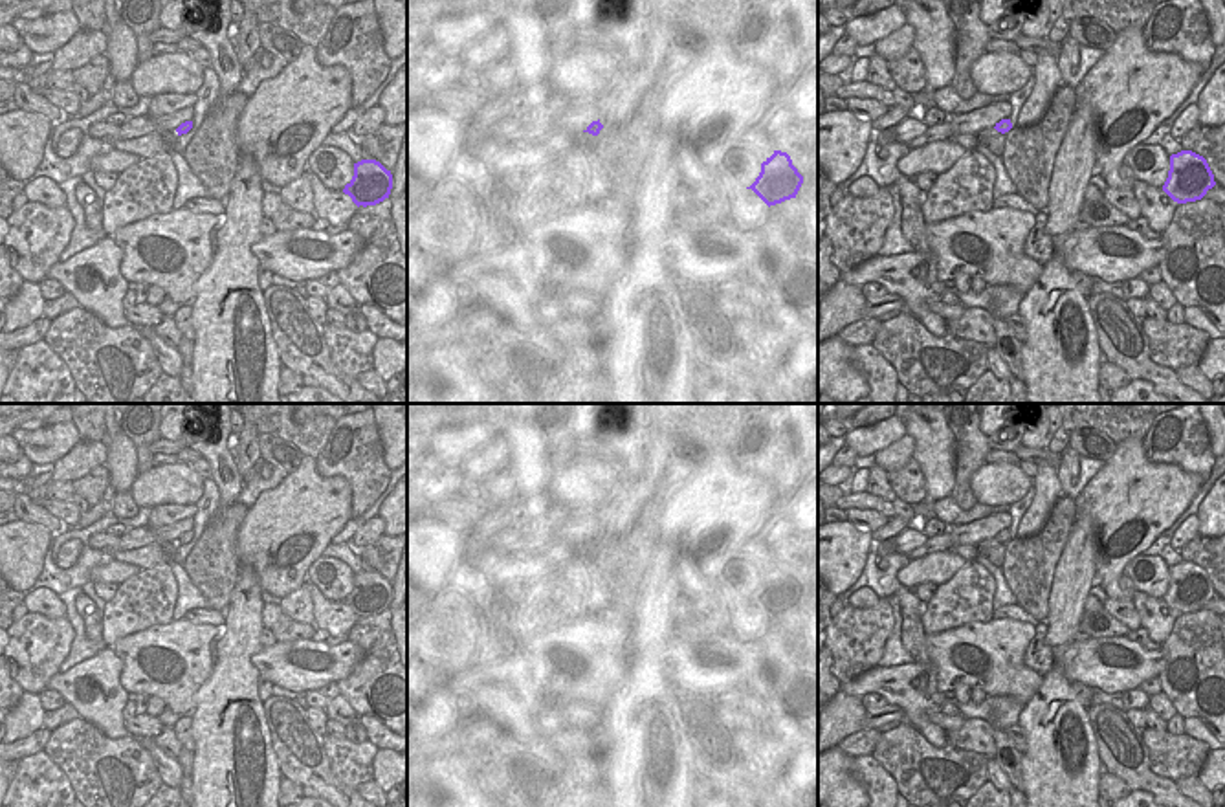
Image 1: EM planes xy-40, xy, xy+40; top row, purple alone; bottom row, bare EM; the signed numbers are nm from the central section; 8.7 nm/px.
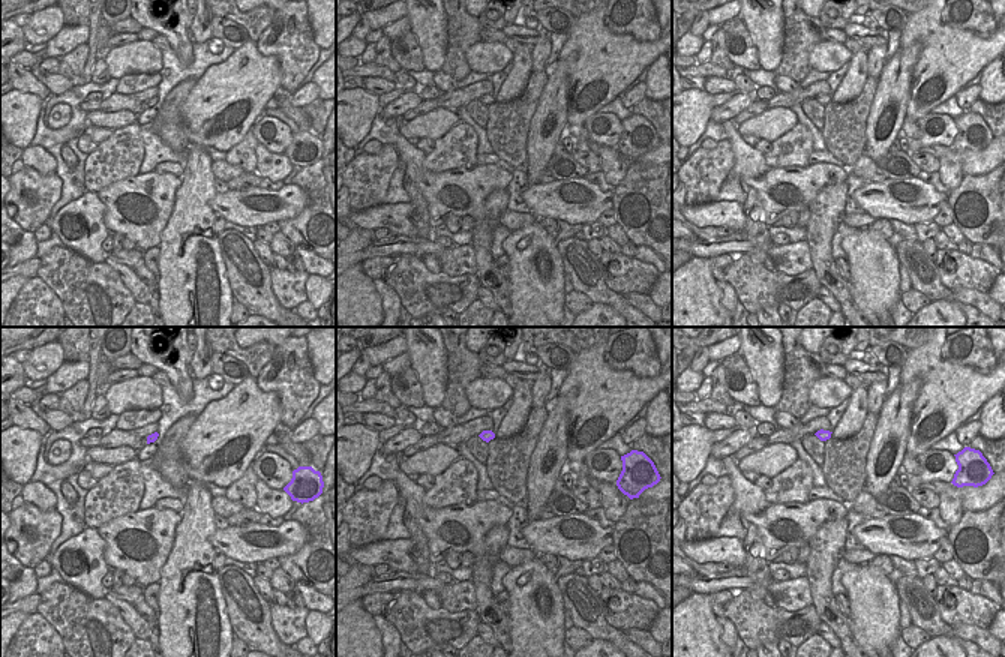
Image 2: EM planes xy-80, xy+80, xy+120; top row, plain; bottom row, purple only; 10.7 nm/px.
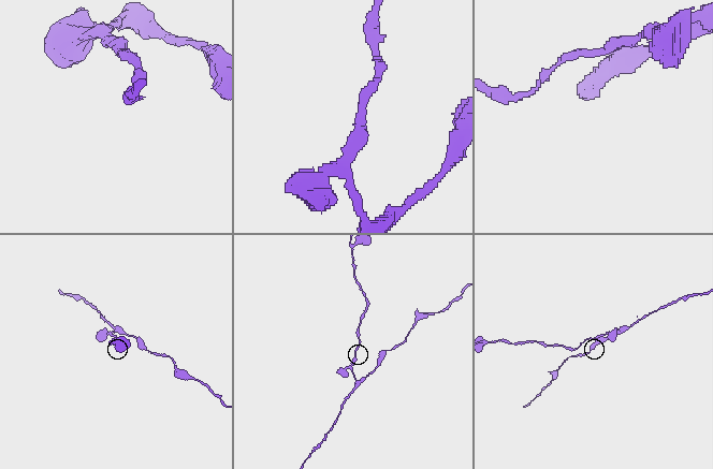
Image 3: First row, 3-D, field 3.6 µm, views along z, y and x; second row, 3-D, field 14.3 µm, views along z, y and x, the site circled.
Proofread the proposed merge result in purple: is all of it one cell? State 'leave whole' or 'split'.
leave whole

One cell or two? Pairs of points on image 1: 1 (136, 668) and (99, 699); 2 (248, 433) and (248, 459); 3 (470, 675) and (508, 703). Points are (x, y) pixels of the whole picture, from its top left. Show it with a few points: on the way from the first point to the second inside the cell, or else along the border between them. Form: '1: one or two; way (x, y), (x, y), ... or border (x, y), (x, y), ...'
1: two; border (110, 648), (121, 663), (121, 688), (129, 696)
2: one; way (248, 439), (250, 453)
3: one; way (479, 681), (488, 683), (499, 694)

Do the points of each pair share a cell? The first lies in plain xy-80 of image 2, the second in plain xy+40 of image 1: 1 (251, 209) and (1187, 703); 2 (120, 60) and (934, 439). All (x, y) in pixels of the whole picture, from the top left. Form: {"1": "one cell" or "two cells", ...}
{"1": "two cells", "2": "two cells"}

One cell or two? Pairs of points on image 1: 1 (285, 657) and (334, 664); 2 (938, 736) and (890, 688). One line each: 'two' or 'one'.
1: one
2: one

